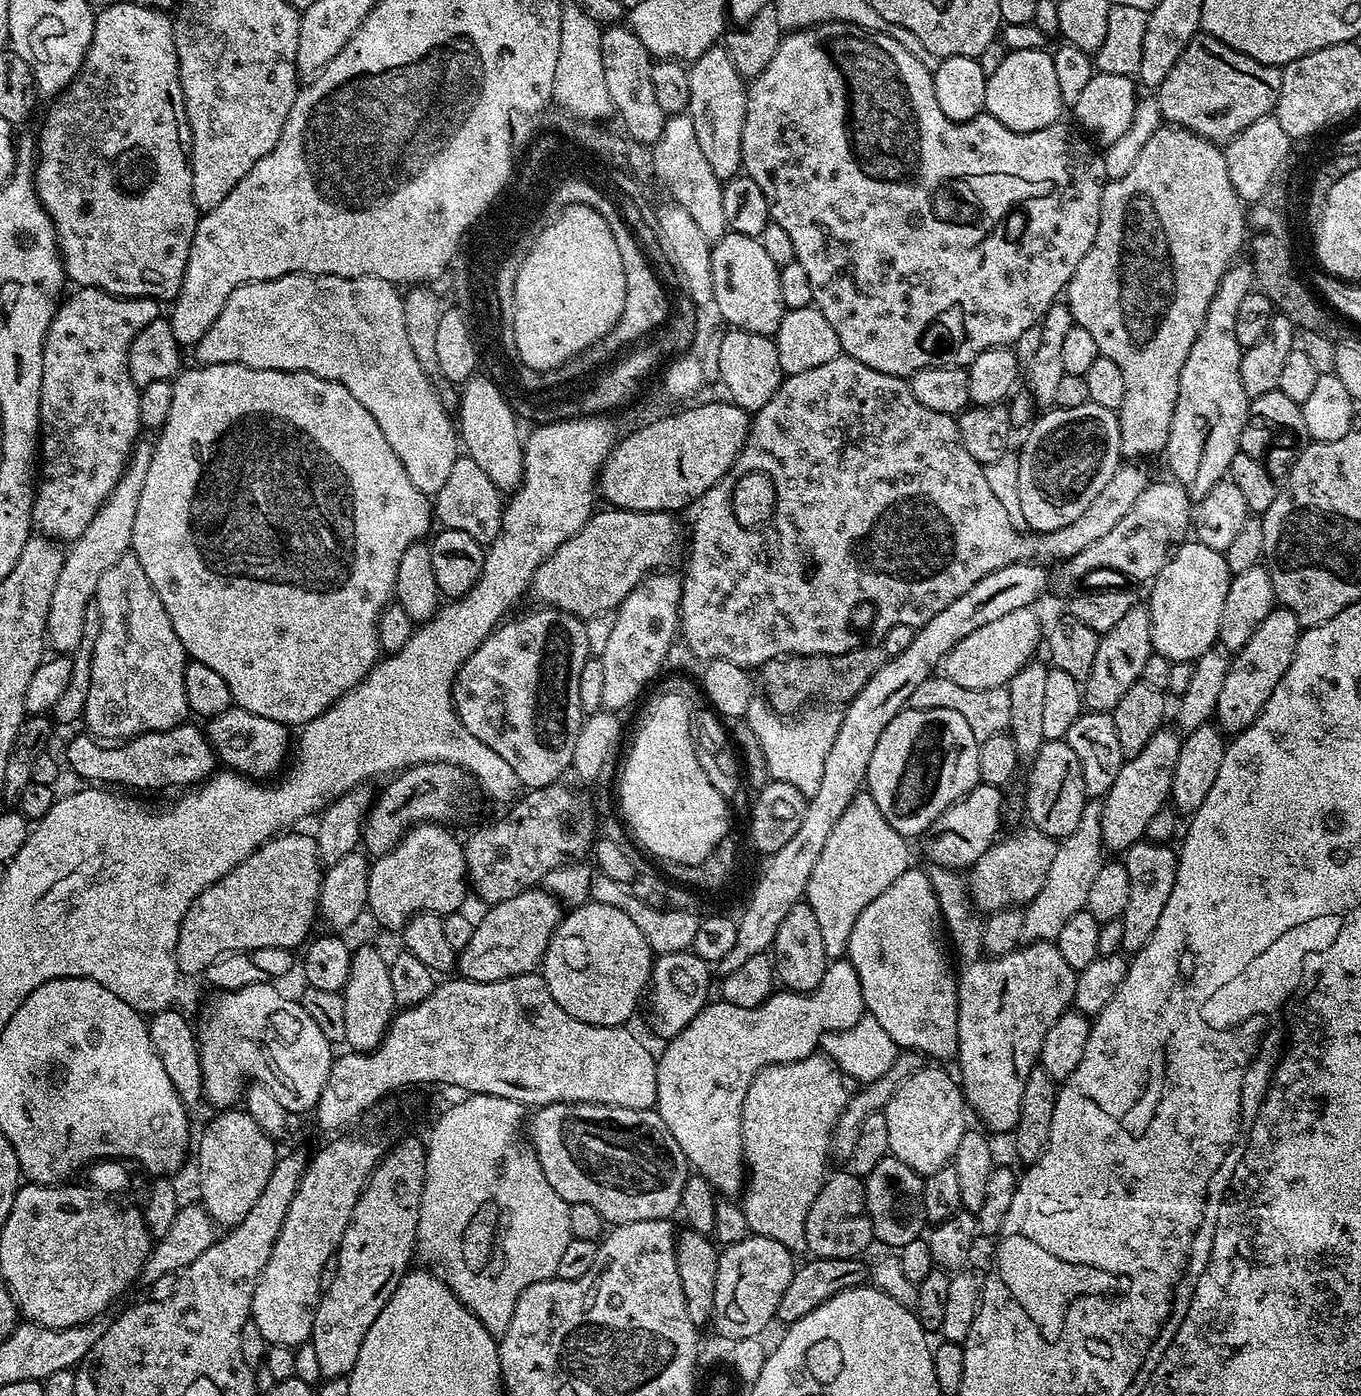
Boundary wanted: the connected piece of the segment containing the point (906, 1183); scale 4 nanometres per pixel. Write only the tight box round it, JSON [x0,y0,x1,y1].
[864,1155,926,1250]

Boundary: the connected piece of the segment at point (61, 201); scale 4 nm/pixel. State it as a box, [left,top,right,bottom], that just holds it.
[34,2,198,302]

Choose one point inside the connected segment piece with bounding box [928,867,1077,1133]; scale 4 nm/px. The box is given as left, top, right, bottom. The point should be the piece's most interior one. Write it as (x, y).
(1006, 1003)

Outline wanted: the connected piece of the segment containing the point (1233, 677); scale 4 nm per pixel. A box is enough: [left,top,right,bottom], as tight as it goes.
[1214,606,1301,732]

